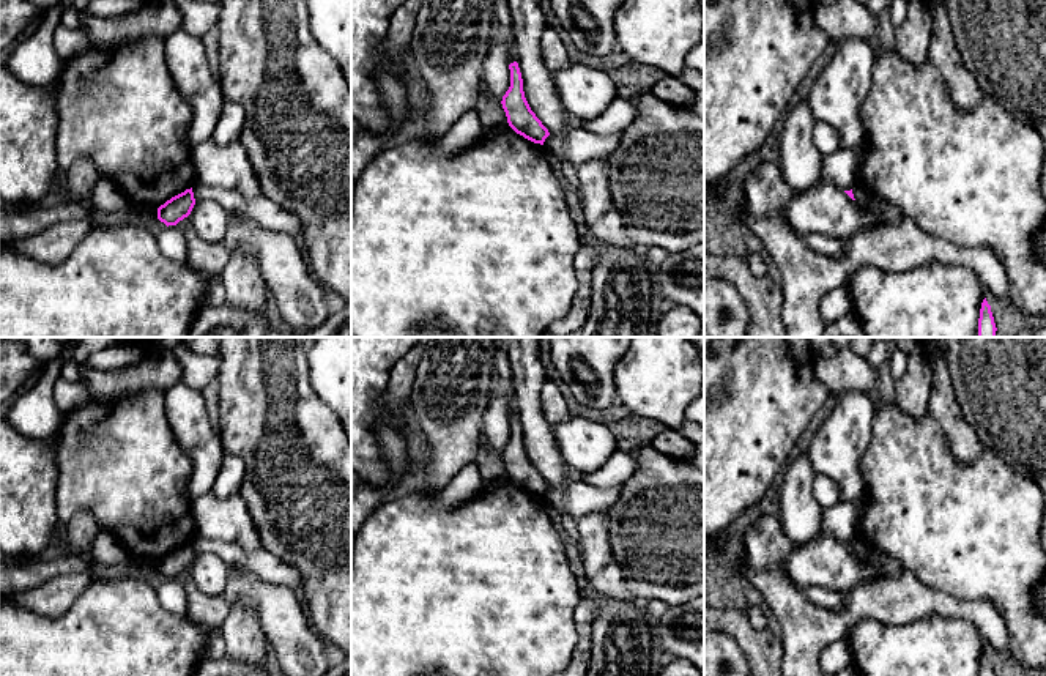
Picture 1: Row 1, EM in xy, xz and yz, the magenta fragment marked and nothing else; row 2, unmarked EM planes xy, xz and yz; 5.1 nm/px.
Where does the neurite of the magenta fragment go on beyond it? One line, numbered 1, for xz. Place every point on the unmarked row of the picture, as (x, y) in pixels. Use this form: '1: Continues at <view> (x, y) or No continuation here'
1: No continuation here

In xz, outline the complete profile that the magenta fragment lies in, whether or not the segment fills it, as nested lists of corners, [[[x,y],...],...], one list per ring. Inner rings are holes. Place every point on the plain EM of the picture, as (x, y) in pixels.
[[[517,414],[510,416],[509,422],[510,422],[510,440],[501,454],[507,470],[507,476],[517,487],[523,488],[525,492],[534,496],[543,498],[550,485],[531,463],[525,451],[523,432],[518,416]]]

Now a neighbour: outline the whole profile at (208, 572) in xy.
[[[214,553],[195,555],[187,572],[198,591],[208,596],[222,596],[230,575],[228,566]]]

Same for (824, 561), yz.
[[[825,525],[813,540],[791,547],[783,572],[802,591],[821,586],[844,594],[857,585],[871,585],[890,577],[890,567],[882,569],[860,559],[836,540]]]

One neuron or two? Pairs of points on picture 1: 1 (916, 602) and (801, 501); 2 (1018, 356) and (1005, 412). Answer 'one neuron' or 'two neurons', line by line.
1: two neurons
2: one neuron

